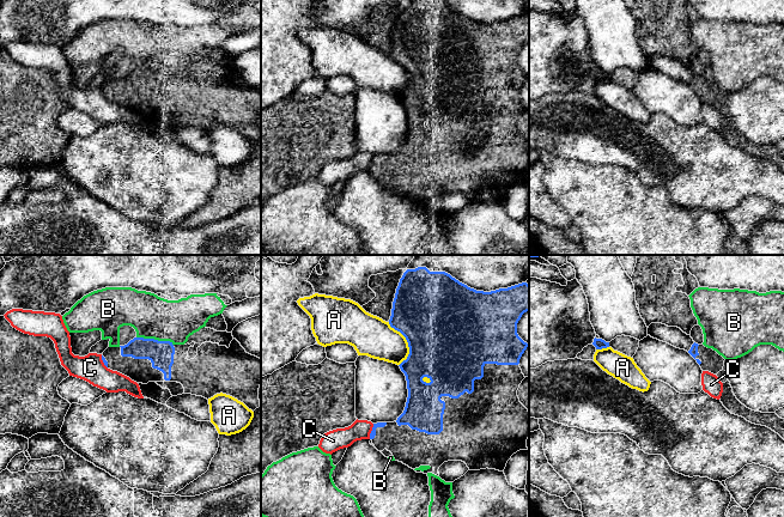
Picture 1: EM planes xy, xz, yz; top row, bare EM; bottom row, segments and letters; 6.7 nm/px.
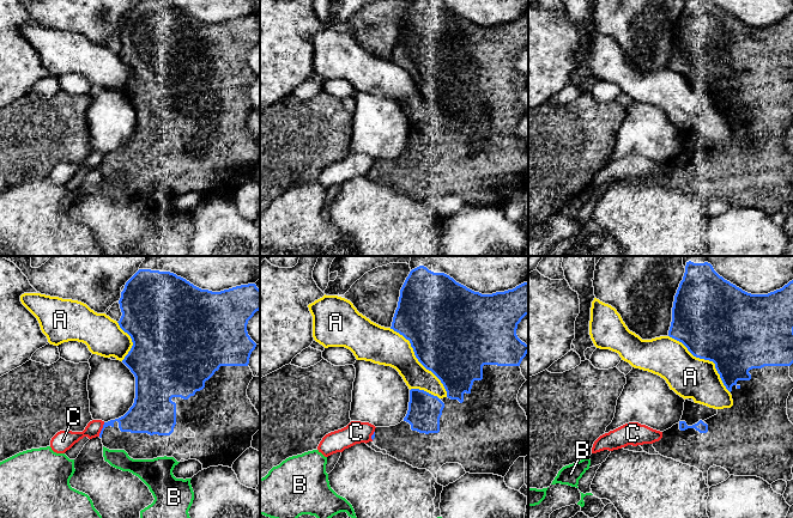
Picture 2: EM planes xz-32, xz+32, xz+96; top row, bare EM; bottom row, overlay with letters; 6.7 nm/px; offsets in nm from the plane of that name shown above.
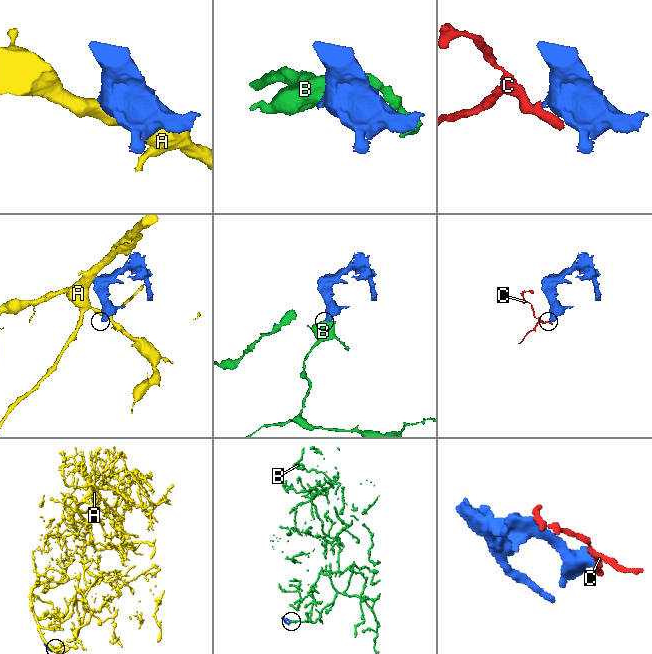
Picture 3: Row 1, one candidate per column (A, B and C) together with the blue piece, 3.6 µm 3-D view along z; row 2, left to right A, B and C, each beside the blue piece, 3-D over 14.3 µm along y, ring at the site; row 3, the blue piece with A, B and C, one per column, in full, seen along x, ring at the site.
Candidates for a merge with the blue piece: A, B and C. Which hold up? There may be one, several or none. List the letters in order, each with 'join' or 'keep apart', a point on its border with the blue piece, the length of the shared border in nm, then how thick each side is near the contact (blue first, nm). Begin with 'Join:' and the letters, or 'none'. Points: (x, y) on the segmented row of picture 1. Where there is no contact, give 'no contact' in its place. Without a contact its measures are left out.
Join: none
A: keep apart | xz (407, 341) | 300 nm | 500/260 nm
B: keep apart | xy (153, 339) | 260 nm | 170/280 nm
C: keep apart | xz (371, 431) | 110 nm | 40/140 nm

